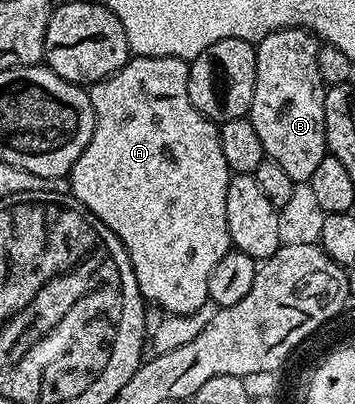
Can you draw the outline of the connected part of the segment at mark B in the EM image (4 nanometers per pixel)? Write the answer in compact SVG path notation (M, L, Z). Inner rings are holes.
M278 29L257 42L256 48L256 91L248 114L250 122L256 127L256 135L260 135L260 143L264 143L267 158L280 163L295 183L309 182L320 159L328 156L324 127L324 99L328 86L318 66L320 42L309 29Z

